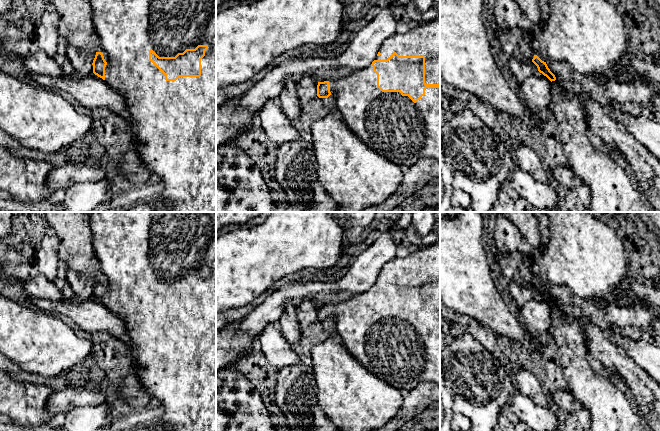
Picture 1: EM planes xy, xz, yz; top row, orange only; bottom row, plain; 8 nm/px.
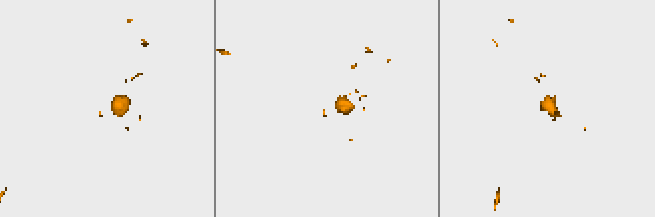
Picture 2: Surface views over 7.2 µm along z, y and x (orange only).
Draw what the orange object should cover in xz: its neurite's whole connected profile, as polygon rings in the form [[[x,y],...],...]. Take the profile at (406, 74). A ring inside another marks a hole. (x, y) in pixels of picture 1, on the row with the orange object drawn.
[[[440,15],[430,22],[413,25],[403,34],[395,33],[387,38],[382,43],[376,59],[370,65],[337,80],[318,82],[317,96],[319,98],[328,98],[332,93],[336,96],[336,111],[348,128],[369,148],[386,160],[407,167],[413,166],[422,158],[440,160]]]

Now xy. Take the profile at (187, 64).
[[[91,0],[91,4],[92,4],[92,8],[93,8],[93,23],[94,23],[94,28],[95,28],[95,33],[96,33],[96,35],[97,35],[97,38],[98,38],[98,42],[97,42],[97,46],[98,46],[98,50],[99,50],[99,51],[98,51],[98,52],[96,52],[96,55],[95,55],[95,58],[94,58],[94,60],[93,60],[93,63],[92,63],[92,65],[93,65],[93,73],[94,73],[94,74],[95,74],[95,75],[97,75],[97,76],[98,76],[98,77],[100,77],[100,78],[102,78],[102,79],[103,79],[103,80],[104,80],[104,81],[105,81],[105,82],[106,82],[106,83],[107,83],[107,84],[108,84],[108,85],[109,85],[109,86],[110,86],[110,87],[111,87],[111,88],[113,88],[113,89],[114,89],[114,90],[115,90],[115,91],[116,91],[116,92],[118,92],[118,93],[120,93],[120,94],[121,94],[121,95],[122,95],[122,96],[123,96],[123,98],[124,98],[124,99],[125,99],[125,105],[126,105],[126,109],[127,109],[127,113],[128,113],[128,114],[127,114],[127,116],[126,116],[126,117],[127,117],[127,118],[128,118],[128,120],[129,120],[129,121],[130,121],[130,123],[131,123],[131,131],[132,131],[132,133],[133,133],[133,139],[134,139],[134,142],[133,142],[133,144],[135,144],[135,145],[136,145],[136,146],[137,146],[137,149],[138,149],[138,152],[139,152],[139,154],[140,154],[140,157],[141,157],[141,160],[142,160],[142,162],[143,162],[143,164],[144,164],[144,166],[145,166],[145,167],[146,167],[146,168],[147,168],[147,169],[148,169],[148,170],[149,170],[149,171],[150,171],[150,172],[151,172],[151,174],[152,174],[152,176],[153,176],[153,179],[155,179],[155,180],[157,180],[157,181],[158,181],[158,182],[160,182],[160,183],[162,183],[162,184],[163,184],[163,190],[162,190],[162,192],[161,192],[161,194],[160,194],[160,196],[161,196],[161,197],[162,197],[162,198],[163,198],[163,200],[164,200],[164,202],[165,202],[165,204],[166,204],[166,205],[167,205],[167,206],[168,206],[168,208],[169,208],[169,209],[168,209],[168,212],[216,212],[216,0]]]

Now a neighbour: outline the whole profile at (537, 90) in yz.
[[[535,72],[520,84],[525,102],[538,108],[551,107],[553,91],[551,81],[540,72]]]

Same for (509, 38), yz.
[[[519,27],[508,29],[498,28],[497,32],[502,51],[509,58],[515,58],[523,63],[531,64],[534,66],[532,60],[528,59],[519,48],[519,42],[523,35],[523,31]]]

